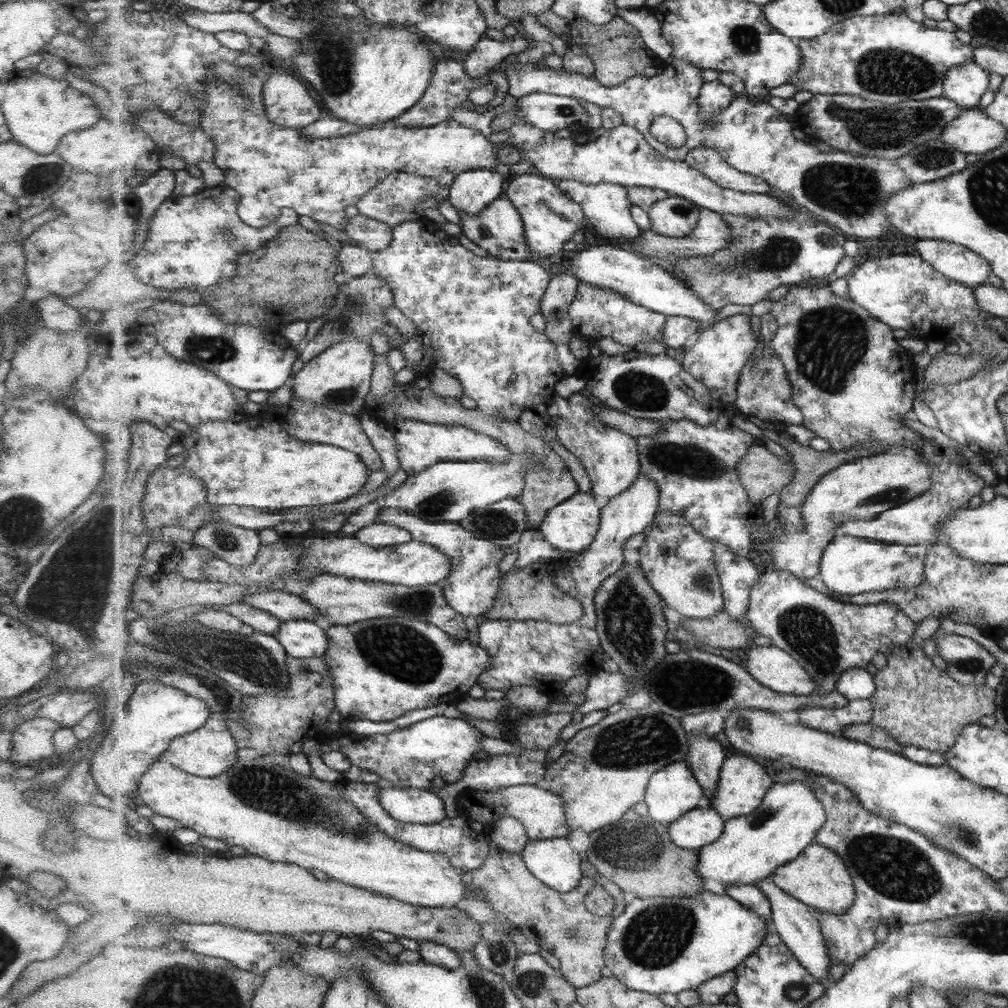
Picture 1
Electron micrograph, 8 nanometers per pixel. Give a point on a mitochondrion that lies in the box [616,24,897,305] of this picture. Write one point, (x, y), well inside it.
(852, 192)

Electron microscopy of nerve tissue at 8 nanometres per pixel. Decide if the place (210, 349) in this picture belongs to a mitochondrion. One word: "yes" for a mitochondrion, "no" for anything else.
yes

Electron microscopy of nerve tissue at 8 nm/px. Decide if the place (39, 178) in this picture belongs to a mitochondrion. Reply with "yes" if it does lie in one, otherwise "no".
yes

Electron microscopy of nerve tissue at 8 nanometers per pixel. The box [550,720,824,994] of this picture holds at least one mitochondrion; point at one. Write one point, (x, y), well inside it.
(654, 937)

